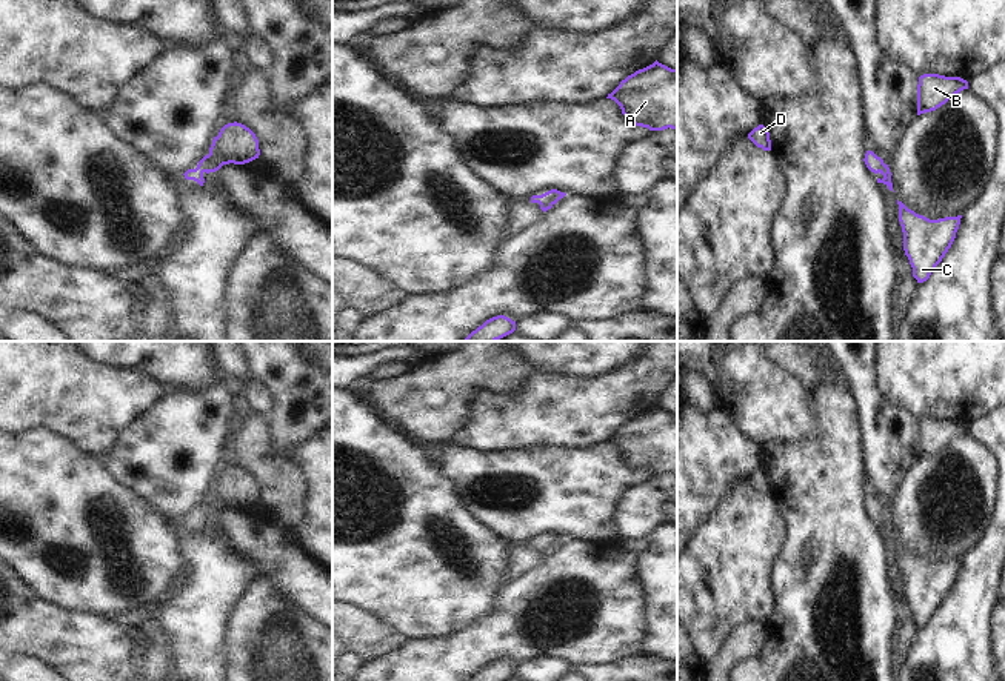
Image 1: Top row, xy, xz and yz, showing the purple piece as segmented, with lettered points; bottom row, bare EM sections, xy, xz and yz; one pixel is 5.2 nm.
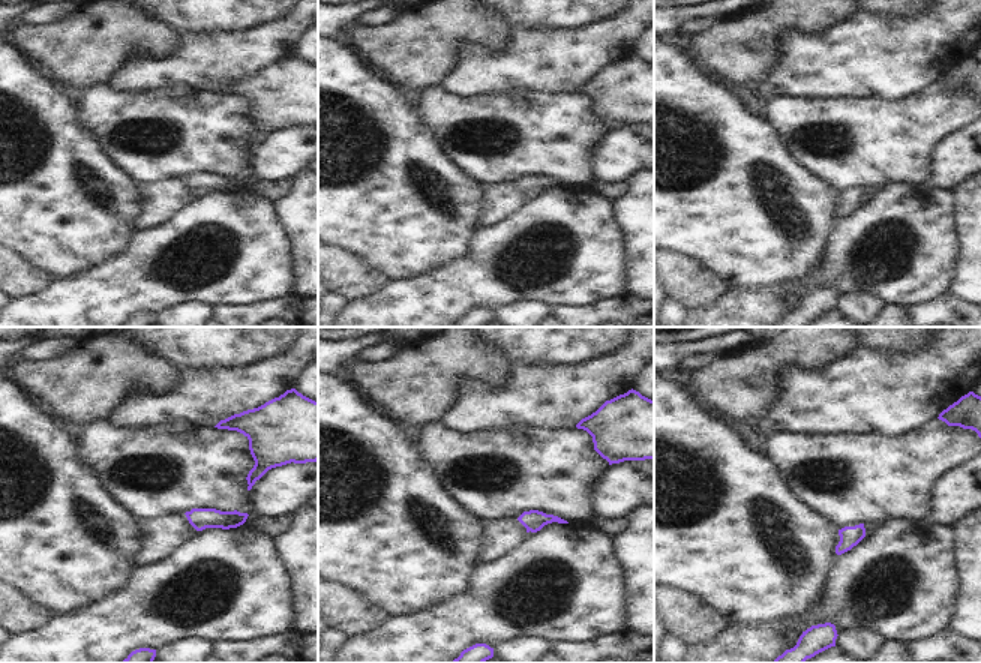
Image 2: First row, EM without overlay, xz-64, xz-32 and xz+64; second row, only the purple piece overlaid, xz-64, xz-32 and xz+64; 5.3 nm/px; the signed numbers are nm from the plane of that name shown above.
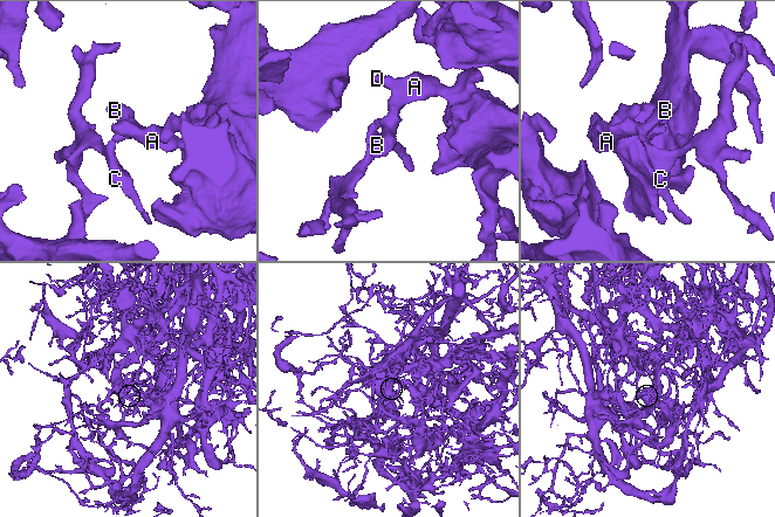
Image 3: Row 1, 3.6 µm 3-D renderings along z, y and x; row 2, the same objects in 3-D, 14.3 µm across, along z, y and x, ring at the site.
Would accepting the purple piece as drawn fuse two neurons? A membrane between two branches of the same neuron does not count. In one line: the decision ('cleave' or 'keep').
keep

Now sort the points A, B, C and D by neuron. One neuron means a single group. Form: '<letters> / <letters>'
A B C D

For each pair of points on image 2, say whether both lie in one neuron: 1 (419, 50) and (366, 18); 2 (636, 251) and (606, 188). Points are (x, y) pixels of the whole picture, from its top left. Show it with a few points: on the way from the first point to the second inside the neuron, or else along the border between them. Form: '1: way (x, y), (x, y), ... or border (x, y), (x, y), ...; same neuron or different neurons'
1: border (398, 15), (383, 24), (354, 23); different neurons
2: border (623, 185), (623, 189), (612, 201); different neurons

